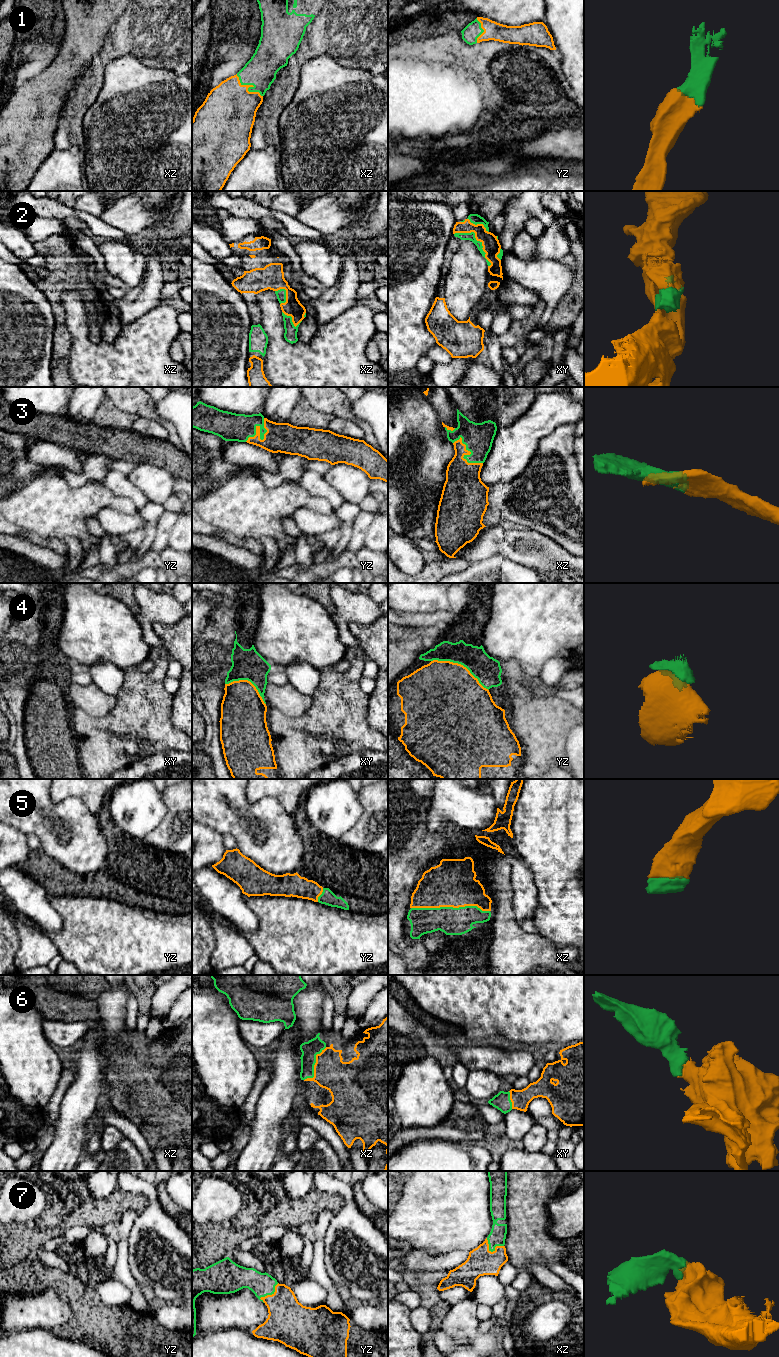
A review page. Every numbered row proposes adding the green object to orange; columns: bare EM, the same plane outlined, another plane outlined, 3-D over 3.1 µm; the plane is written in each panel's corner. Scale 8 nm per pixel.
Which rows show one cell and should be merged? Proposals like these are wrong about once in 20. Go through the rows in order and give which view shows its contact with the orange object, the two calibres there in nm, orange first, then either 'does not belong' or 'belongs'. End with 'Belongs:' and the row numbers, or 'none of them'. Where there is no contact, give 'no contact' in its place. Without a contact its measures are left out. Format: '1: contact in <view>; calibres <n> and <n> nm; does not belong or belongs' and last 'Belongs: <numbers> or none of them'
1: contact in xz; calibres 420 and 260 nm; belongs
2: contact in xy; calibres 140 and 60 nm; belongs
3: contact in yz; calibres 240 and 220 nm; belongs
4: contact in yz; calibres 480 and 220 nm; belongs
5: contact in xz; calibres 380 and 220 nm; belongs
6: contact in xz; calibres 280 and 140 nm; belongs
7: contact in xz; calibres 220 and 140 nm; belongs
Belongs: 1, 2, 3, 4, 5, 6, 7

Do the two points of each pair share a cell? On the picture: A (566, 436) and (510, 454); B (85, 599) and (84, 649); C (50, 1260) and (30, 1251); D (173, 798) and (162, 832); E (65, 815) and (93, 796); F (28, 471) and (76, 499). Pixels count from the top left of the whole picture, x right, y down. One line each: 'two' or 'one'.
A: two
B: one
C: two
D: one
E: two
F: two

